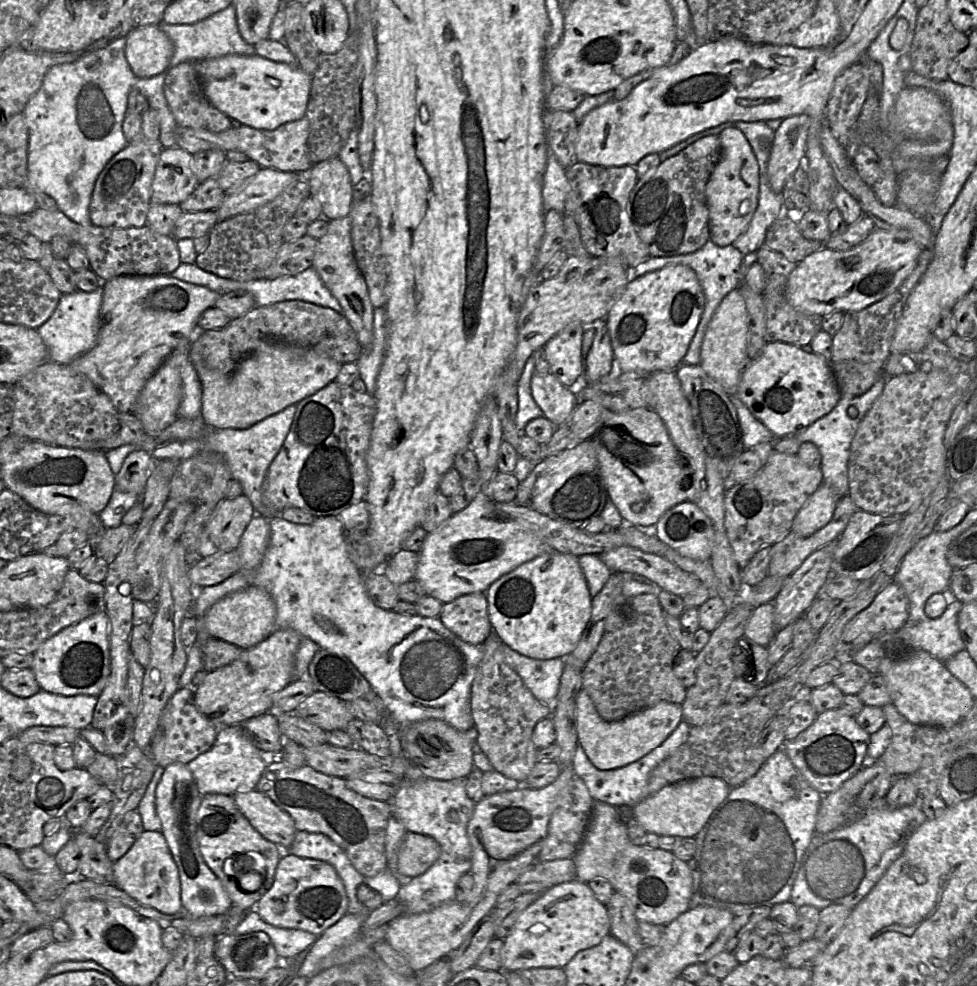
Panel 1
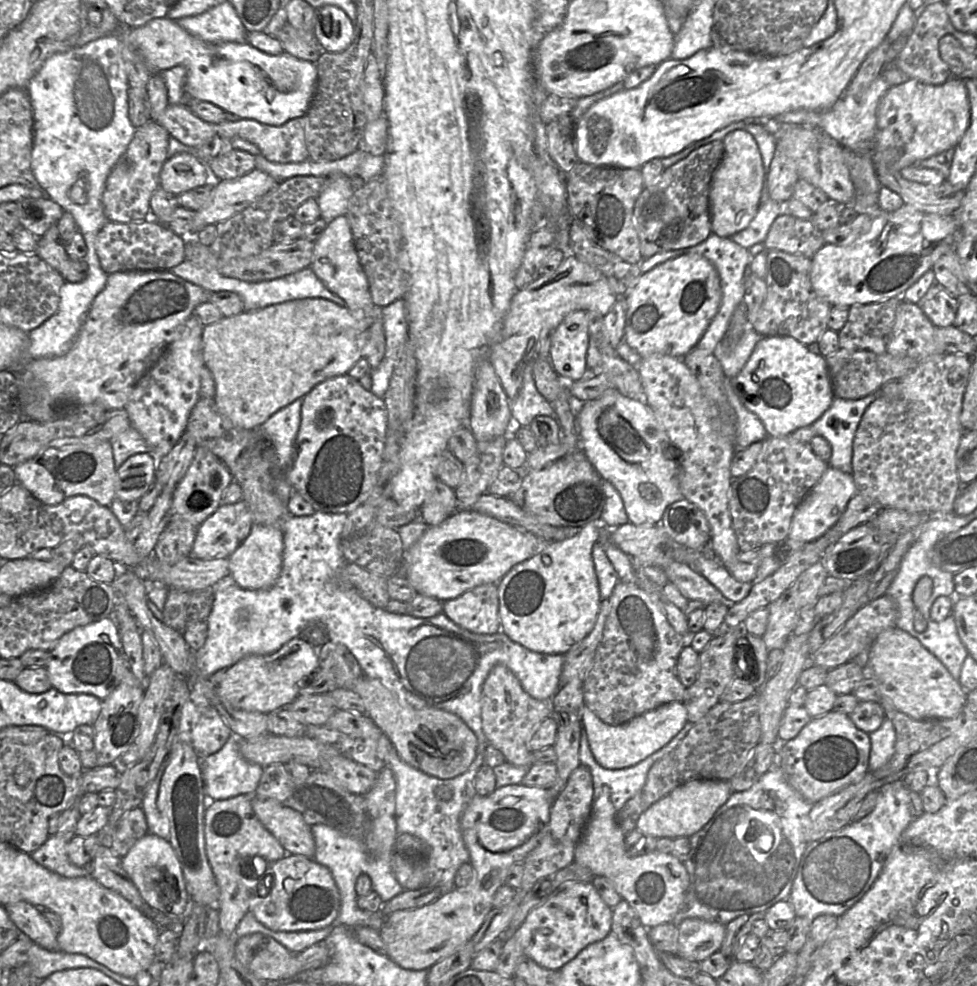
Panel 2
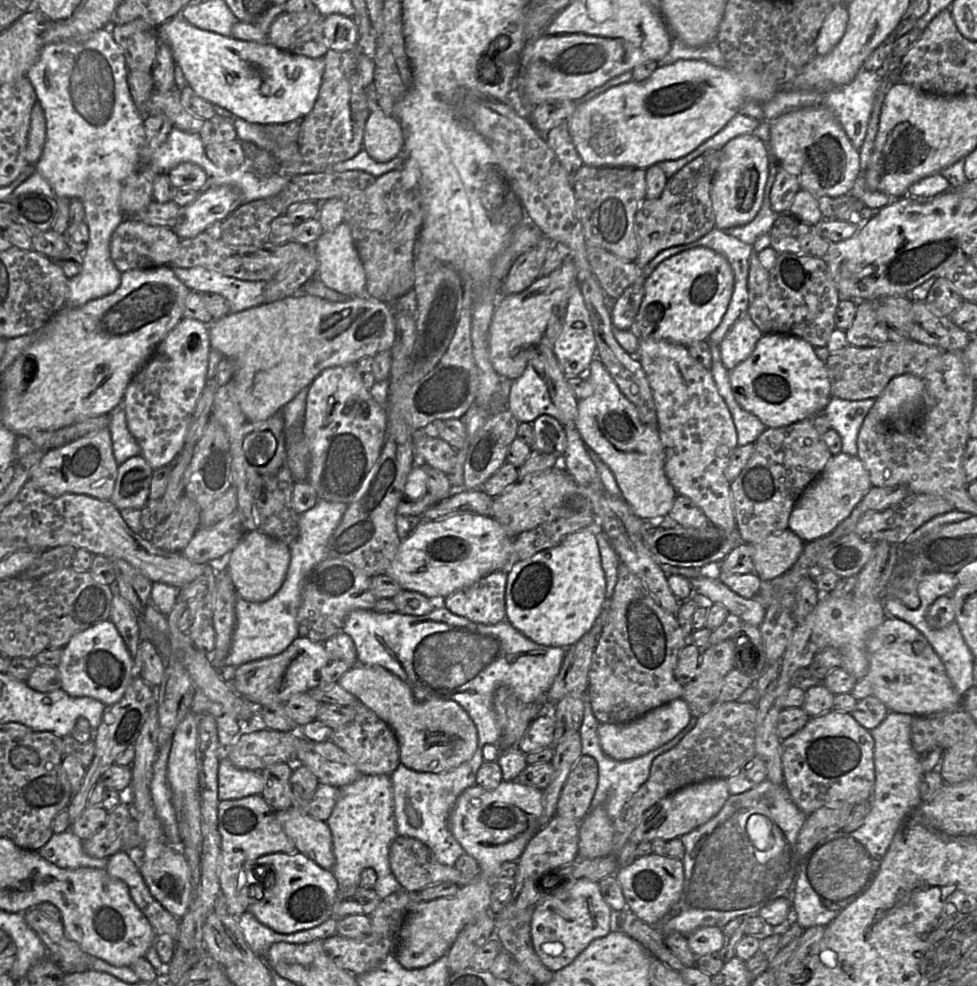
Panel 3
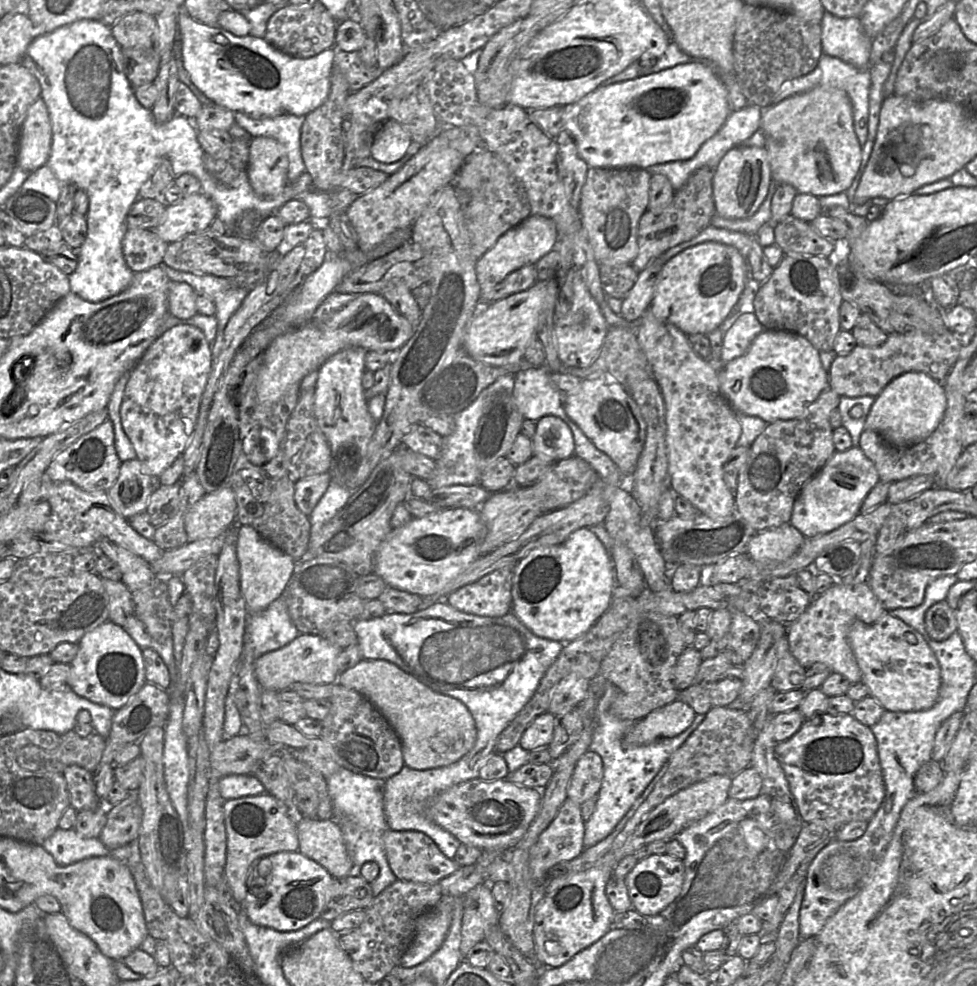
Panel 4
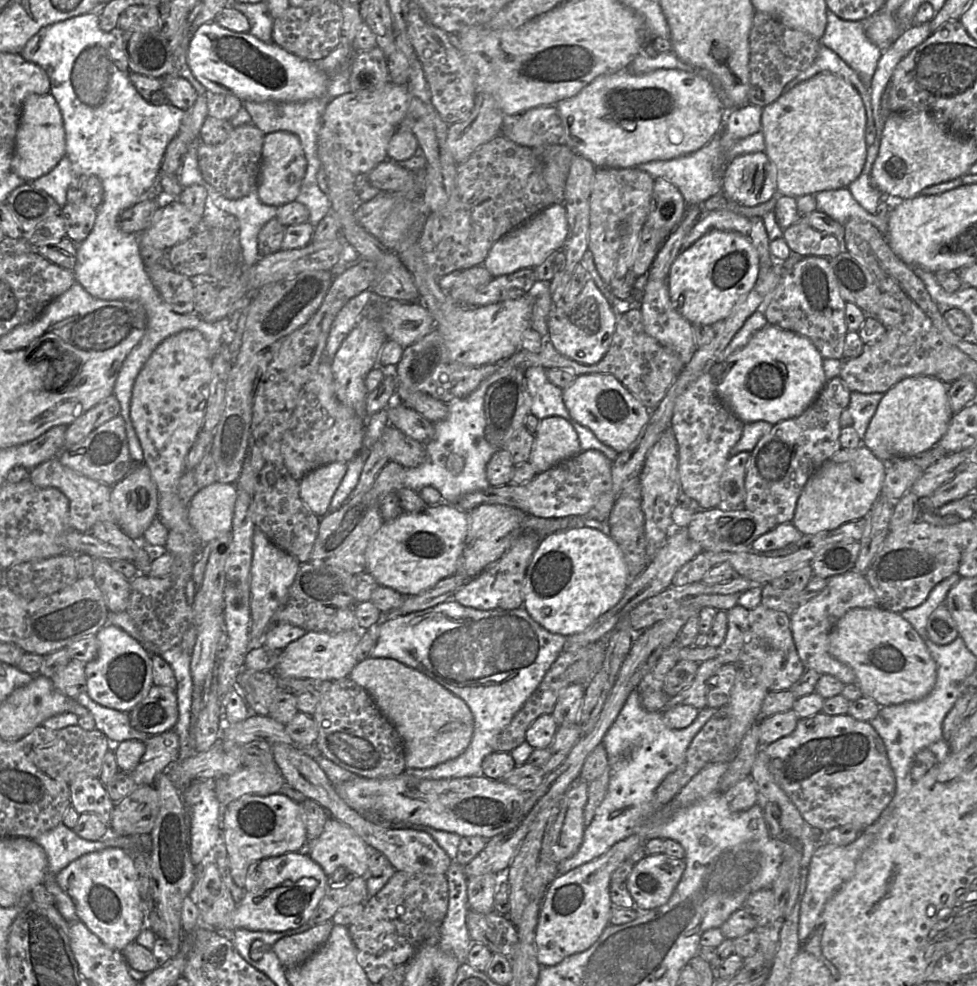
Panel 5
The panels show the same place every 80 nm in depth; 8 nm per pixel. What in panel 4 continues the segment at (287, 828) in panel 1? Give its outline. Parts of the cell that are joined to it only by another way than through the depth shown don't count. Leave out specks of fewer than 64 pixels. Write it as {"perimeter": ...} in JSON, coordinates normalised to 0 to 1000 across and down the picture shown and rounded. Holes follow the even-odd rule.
{"perimeter":[[[305,827],[304,845],[309,866],[323,873],[342,890],[359,888],[361,874],[346,833]]]}

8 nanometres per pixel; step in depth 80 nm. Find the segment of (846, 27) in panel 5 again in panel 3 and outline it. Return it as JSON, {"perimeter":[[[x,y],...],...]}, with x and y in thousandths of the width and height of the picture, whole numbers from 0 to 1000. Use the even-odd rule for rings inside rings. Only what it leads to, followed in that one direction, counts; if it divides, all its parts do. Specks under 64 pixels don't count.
{"perimeter":[[[855,4],[842,21],[835,41],[837,56],[849,54],[863,38],[868,22],[866,5]]]}

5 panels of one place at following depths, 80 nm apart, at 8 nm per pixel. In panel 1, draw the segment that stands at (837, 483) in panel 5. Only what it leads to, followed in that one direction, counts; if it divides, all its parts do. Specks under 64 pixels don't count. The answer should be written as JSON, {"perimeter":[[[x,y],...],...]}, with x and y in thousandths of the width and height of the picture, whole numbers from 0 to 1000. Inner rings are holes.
{"perimeter":[[[841,489],[816,520],[810,538],[821,545],[830,544],[851,528],[860,505]]]}

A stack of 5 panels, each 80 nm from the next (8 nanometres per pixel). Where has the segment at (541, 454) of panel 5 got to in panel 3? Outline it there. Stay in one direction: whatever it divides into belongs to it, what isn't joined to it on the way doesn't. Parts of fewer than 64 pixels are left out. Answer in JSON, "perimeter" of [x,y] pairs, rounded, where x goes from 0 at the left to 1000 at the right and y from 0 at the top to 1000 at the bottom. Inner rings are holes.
{"perimeter":[[[553,421],[546,428],[545,455],[574,463],[579,454],[576,431],[567,423]]]}

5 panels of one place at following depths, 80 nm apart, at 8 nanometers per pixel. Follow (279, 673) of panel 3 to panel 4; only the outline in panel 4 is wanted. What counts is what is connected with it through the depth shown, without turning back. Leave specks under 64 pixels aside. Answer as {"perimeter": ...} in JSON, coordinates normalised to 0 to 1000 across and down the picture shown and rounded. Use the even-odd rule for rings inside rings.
{"perimeter":[[[307,643],[292,656],[272,662],[260,671],[260,683],[268,699],[289,702],[302,693],[342,694],[347,684],[343,669],[350,659],[332,645]]]}

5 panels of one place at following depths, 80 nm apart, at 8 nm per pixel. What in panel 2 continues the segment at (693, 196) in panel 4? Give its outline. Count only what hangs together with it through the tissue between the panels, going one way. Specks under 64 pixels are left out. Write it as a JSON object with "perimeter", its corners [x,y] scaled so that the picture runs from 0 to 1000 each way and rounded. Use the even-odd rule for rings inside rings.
{"perimeter":[[[739,143],[720,147],[680,171],[671,187],[657,193],[649,207],[648,227],[658,263],[677,256],[711,249],[727,238],[726,189],[740,154]]]}

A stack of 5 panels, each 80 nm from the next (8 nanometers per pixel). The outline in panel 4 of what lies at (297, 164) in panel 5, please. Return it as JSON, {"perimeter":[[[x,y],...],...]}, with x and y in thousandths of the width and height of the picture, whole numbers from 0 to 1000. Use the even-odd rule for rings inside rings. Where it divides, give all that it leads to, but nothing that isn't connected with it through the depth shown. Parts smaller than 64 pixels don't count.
{"perimeter":[[[278,139],[256,143],[253,175],[260,194],[268,200],[281,200],[296,185],[296,161],[290,146]]]}

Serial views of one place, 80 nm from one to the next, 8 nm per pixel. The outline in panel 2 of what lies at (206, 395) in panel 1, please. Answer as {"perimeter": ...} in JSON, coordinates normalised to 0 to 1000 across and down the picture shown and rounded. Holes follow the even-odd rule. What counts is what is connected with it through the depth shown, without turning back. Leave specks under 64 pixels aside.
{"perimeter":[[[311,302],[293,305],[260,315],[249,315],[237,322],[227,322],[223,327],[210,331],[207,338],[207,359],[210,372],[214,374],[220,387],[219,407],[224,418],[244,433],[251,435],[265,433],[285,416],[305,404],[310,404],[327,388],[343,381],[355,379],[368,363],[373,363],[372,355],[378,344],[379,333],[387,326],[391,329],[390,312],[385,309],[381,312],[380,317],[373,314],[359,314],[355,310],[348,310],[331,302]]]}

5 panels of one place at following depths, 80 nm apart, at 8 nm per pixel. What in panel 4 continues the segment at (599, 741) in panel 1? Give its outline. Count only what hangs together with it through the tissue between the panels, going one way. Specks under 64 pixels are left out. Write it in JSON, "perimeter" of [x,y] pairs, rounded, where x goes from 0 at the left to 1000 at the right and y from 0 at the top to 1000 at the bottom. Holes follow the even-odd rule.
{"perimeter":[[[692,709],[651,731],[639,752],[643,756],[661,756],[677,748],[691,747],[709,733],[711,726],[708,717]]]}

